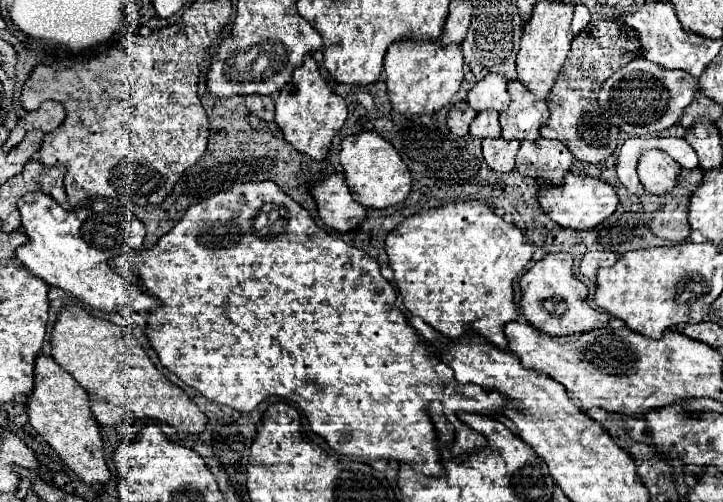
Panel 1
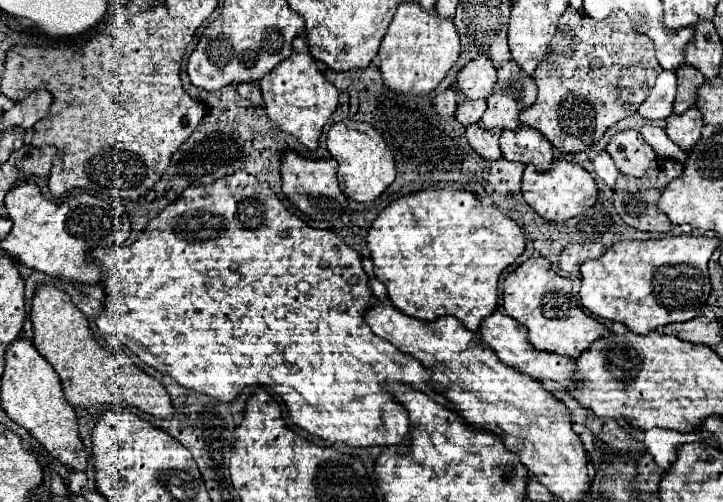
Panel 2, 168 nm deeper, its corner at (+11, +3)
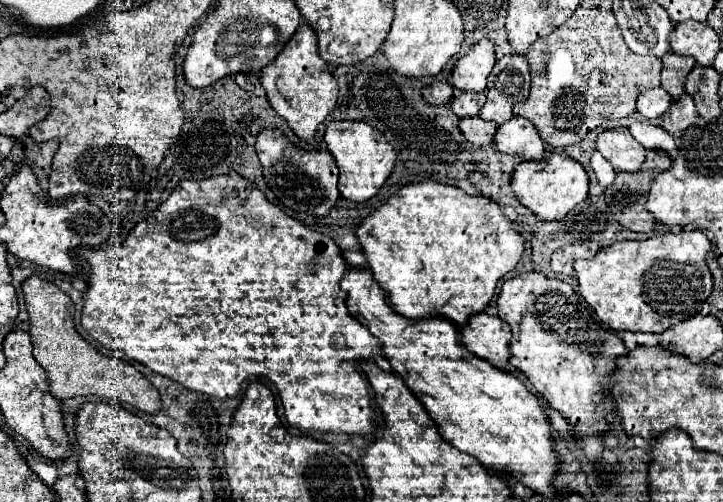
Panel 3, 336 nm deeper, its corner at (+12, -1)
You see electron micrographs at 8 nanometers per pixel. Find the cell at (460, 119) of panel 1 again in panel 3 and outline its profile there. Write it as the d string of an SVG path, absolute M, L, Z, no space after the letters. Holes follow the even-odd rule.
M438 81L432 85L426 85L422 89L422 97L430 103L430 105L448 105L452 99L452 85L446 81Z

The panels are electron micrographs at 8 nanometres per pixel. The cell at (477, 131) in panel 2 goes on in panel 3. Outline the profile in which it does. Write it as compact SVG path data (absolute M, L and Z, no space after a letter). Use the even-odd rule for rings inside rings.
M480 117L460 119L460 131L462 131L462 135L466 137L466 141L470 141L472 145L478 145L478 147L492 145L496 127L498 127L496 123L484 121L484 119L480 119Z

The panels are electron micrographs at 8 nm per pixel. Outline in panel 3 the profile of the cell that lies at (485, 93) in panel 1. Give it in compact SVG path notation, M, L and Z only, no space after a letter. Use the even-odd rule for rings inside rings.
M488 39L478 41L452 69L452 85L460 91L480 93L486 89L488 75L494 67L494 45Z

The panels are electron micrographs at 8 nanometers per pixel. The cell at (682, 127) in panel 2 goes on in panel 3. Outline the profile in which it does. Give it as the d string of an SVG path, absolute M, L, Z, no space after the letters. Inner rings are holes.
M684 93L676 103L672 103L672 107L664 113L662 117L662 127L672 135L672 137L680 137L688 127L696 125L698 121L698 113L696 113L696 105L690 99L688 93Z

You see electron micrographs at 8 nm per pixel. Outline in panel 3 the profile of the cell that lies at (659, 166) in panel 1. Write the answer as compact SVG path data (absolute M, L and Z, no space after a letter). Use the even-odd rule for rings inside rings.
M626 127L602 131L596 137L596 149L618 171L634 173L642 167L646 159L646 149L632 137L632 133Z

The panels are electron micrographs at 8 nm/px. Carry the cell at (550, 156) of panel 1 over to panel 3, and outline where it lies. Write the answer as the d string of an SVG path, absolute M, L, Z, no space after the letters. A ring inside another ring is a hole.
M514 117L500 125L494 135L494 147L508 155L520 155L526 161L544 159L544 143L536 127L524 117Z

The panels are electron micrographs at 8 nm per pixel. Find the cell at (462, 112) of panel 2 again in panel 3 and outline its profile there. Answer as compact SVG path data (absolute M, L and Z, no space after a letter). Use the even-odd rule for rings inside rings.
M460 93L452 99L452 111L464 119L464 117L476 117L480 113L480 109L486 103L486 95L484 93Z

